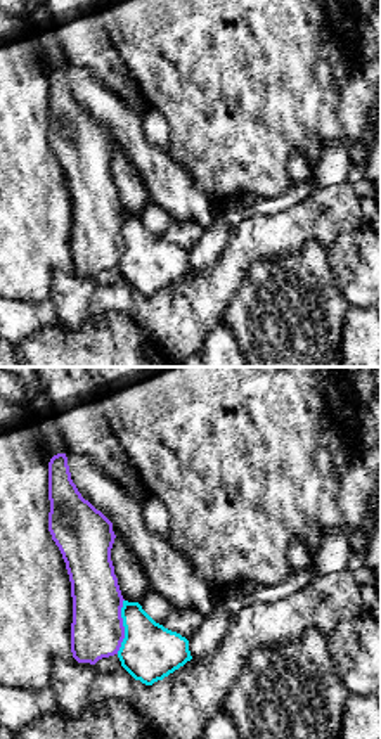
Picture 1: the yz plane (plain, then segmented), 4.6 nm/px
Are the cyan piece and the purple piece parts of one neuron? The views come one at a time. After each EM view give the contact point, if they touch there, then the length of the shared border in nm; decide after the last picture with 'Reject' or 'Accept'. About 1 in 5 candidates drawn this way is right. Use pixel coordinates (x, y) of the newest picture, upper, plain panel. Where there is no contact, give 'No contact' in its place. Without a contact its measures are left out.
Touches cyan at (123, 237). Shared border 260 nm

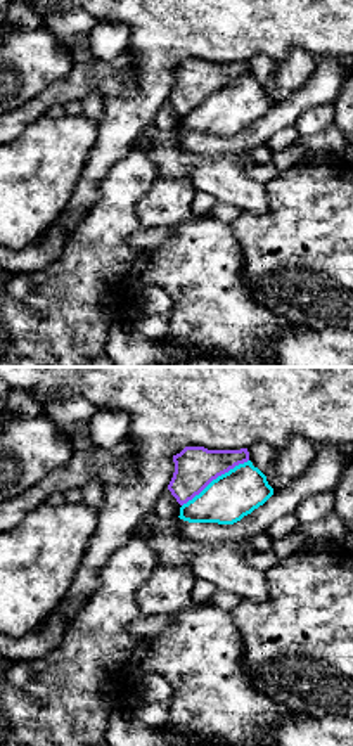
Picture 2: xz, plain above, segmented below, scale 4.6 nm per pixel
Touches cyan at (217, 90). Shared border 380 nm

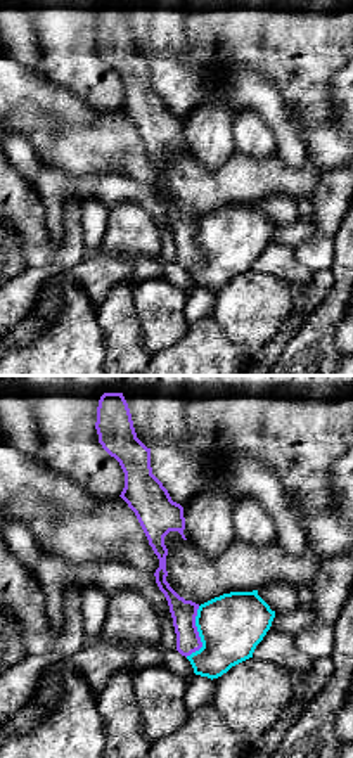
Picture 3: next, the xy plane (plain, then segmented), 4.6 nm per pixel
Touches cyan at (199, 246). Shared border 240 nm

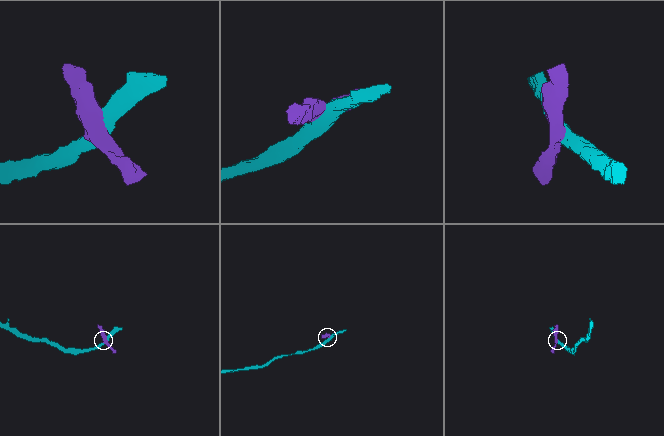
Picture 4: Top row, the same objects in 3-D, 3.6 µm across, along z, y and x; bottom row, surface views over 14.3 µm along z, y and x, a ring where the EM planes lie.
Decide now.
Reject

